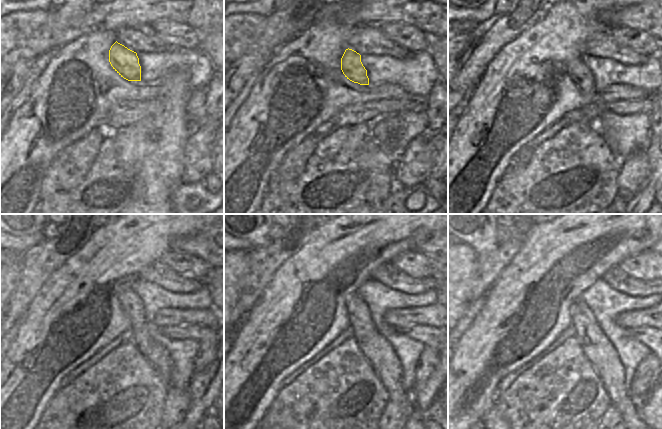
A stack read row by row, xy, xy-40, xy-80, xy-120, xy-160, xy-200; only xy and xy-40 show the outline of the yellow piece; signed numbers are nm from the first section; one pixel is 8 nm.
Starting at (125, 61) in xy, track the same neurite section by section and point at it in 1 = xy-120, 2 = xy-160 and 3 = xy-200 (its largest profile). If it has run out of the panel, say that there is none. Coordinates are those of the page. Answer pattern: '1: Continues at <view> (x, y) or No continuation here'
1: Continues at xy-120 (156, 354)
2: Continues at xy-160 (381, 356)
3: Continues at xy-200 (597, 348).

